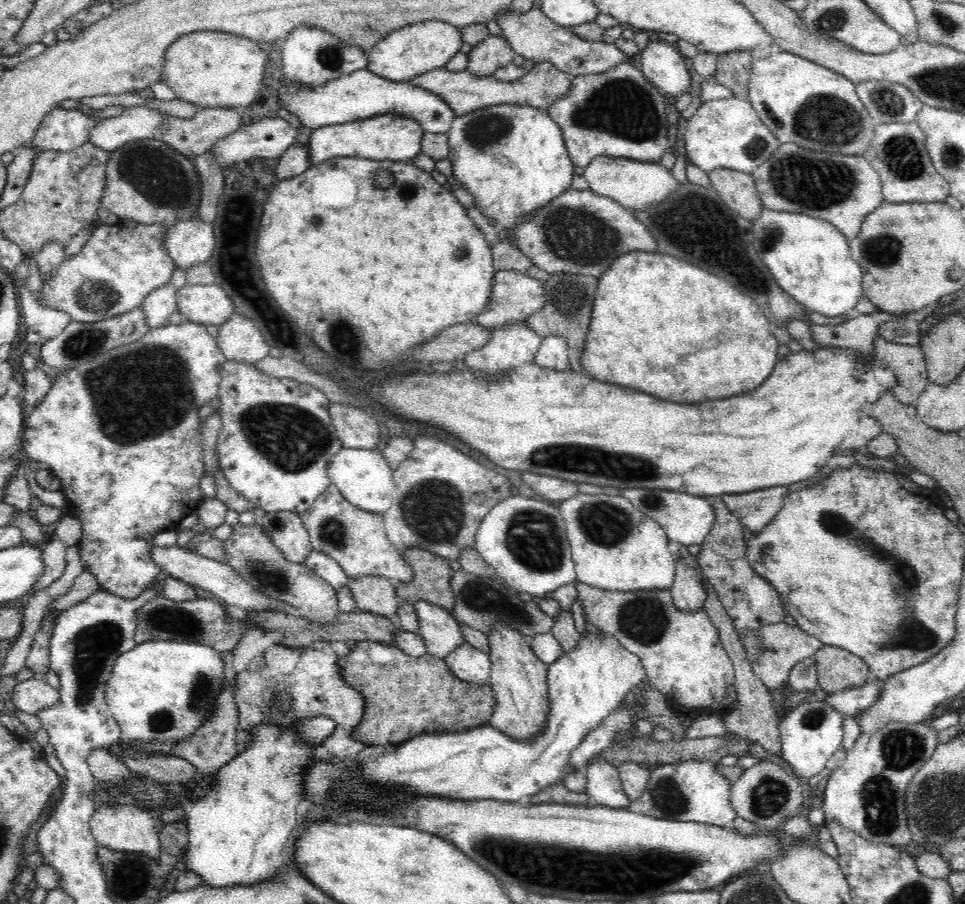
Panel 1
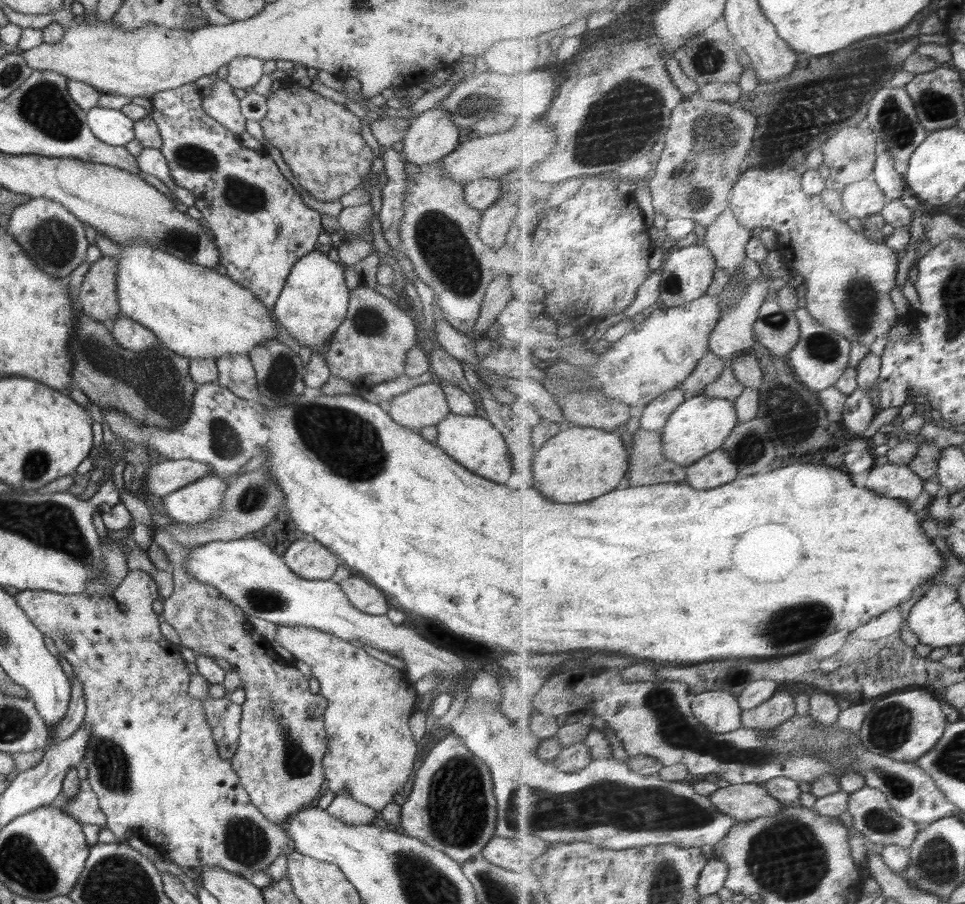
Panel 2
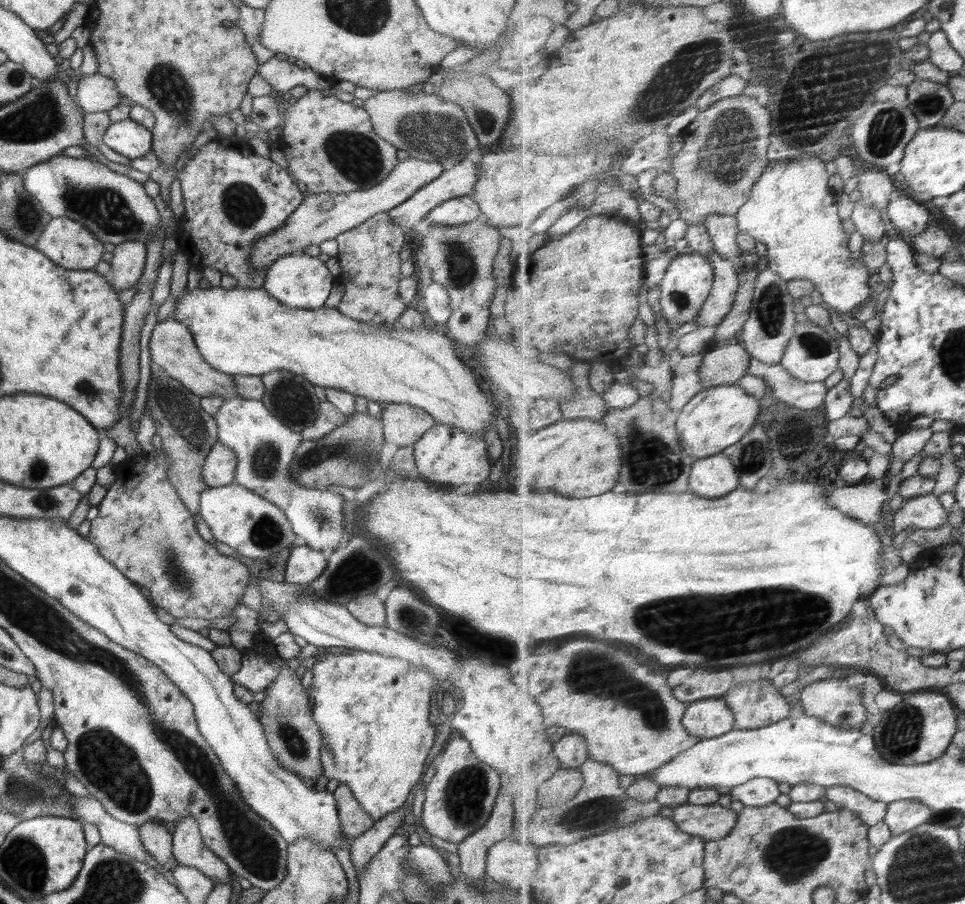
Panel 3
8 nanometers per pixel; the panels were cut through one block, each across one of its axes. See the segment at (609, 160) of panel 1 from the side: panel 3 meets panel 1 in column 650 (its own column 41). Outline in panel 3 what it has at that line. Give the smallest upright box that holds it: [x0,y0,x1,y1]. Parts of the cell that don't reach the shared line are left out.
[22,153,161,246]

